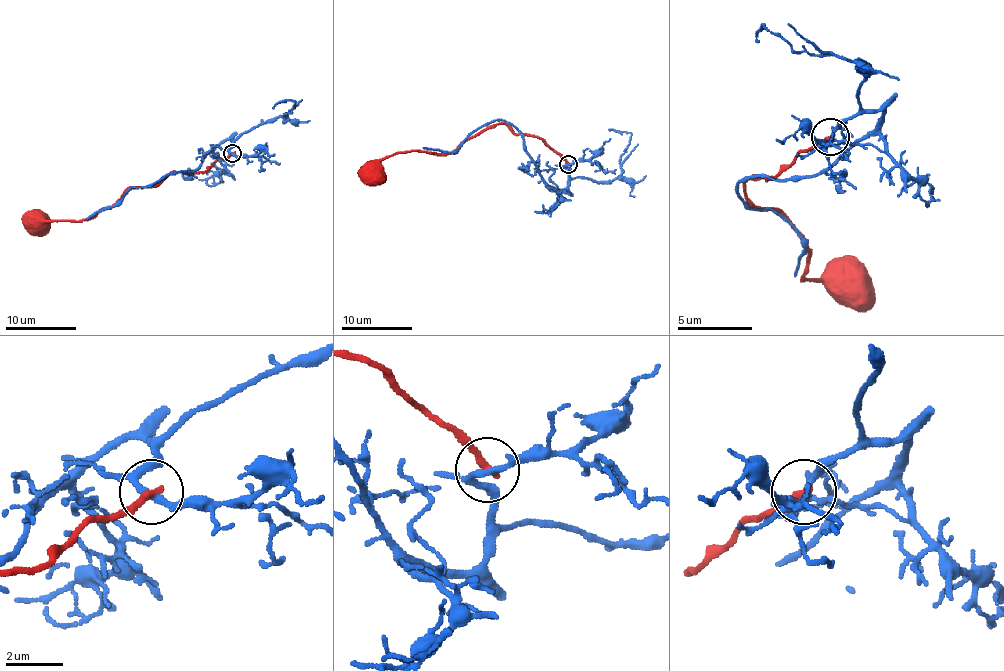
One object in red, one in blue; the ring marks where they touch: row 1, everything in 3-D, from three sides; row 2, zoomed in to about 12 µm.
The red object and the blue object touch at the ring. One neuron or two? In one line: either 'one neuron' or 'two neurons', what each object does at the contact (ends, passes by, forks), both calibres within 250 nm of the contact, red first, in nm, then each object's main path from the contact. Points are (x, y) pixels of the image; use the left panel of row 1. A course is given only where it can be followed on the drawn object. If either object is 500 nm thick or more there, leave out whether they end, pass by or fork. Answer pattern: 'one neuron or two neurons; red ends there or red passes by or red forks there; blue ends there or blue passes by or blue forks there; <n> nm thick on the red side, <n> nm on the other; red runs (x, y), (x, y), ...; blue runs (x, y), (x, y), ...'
two neurons; red ends there; blue forks there; 280 nm thick on the red side, 190 nm on the other; red runs (232, 153), (204, 172), (173, 172), (150, 186), (132, 186), (114, 204), (84, 219), (37, 225); blue runs (231, 153), (232, 142), (222, 140), (194, 172), (176, 172), (132, 188), (118, 202), (93, 212), (86, 219)

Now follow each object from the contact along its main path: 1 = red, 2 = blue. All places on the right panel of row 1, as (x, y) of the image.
1: (829, 136), (777, 177), (751, 177), (744, 192), (759, 207), (773, 207), (807, 244), (803, 281), (840, 288)
2: (829, 136), (848, 117), (881, 110), (859, 143), (811, 177), (747, 177), (736, 188), (803, 240), (796, 277)

